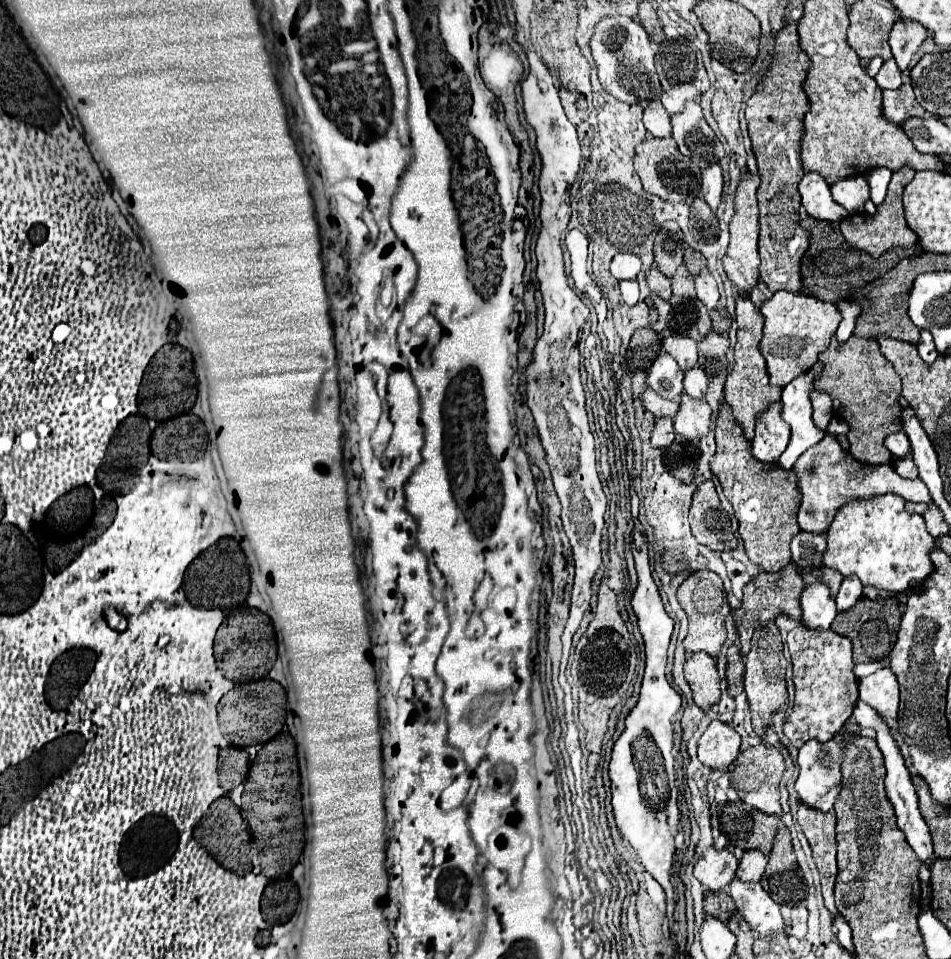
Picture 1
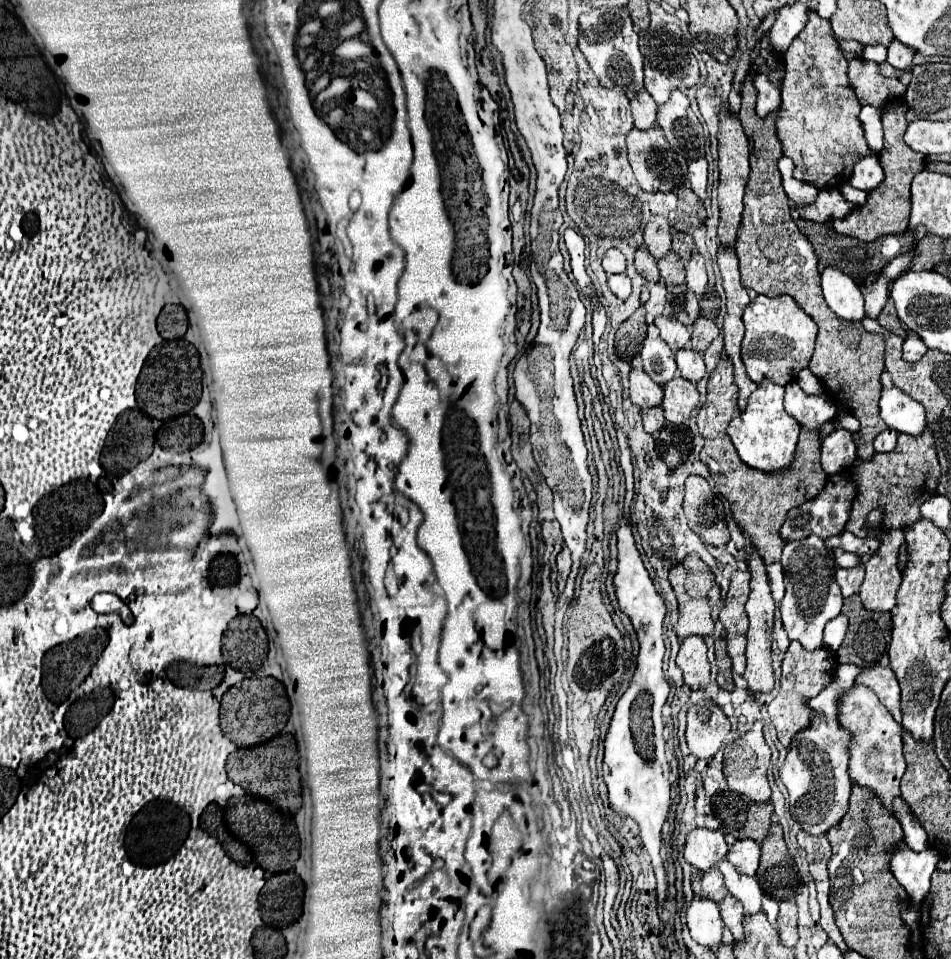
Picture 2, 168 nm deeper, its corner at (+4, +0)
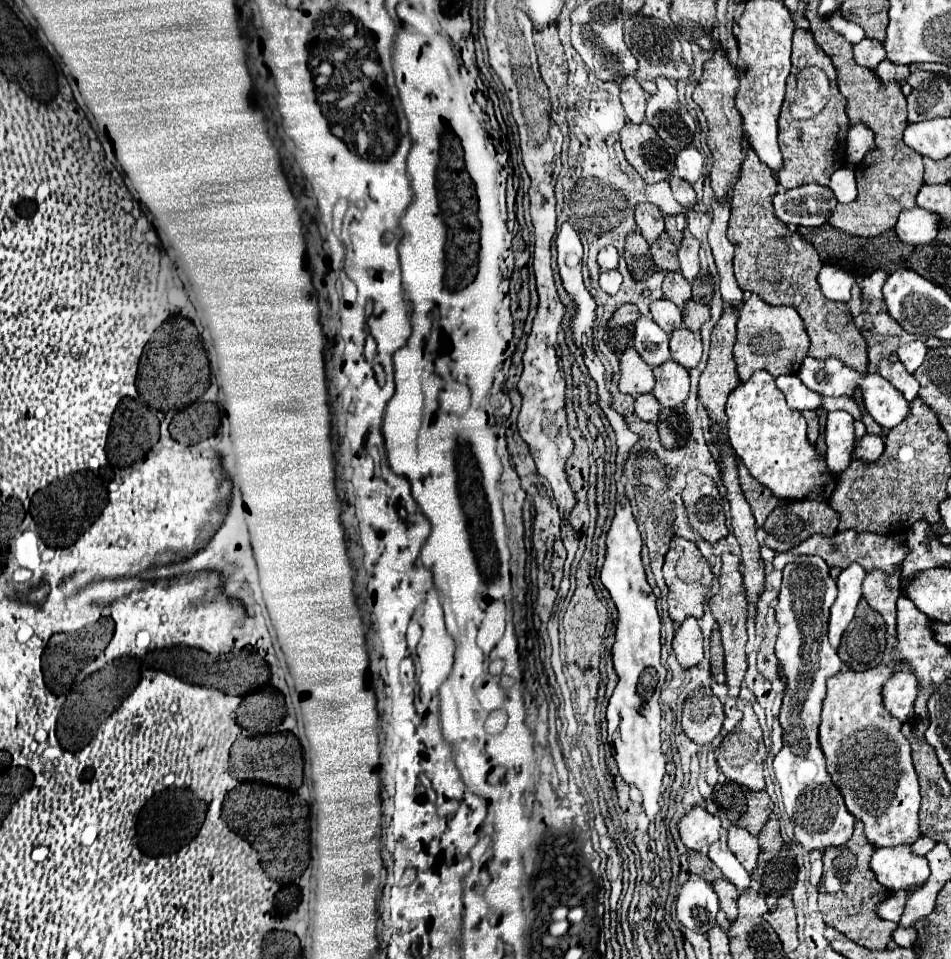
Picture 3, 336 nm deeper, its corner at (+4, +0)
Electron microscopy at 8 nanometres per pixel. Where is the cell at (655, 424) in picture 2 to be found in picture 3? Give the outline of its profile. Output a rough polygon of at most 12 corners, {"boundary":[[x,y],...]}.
{"boundary":[[652,393],[640,395],[634,411],[642,421],[658,423],[660,403]]}

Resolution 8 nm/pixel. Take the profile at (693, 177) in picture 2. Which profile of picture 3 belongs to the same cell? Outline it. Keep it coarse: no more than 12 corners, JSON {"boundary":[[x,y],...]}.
{"boundary":[[696,147],[676,155],[676,171],[694,185],[704,175],[704,157]]}

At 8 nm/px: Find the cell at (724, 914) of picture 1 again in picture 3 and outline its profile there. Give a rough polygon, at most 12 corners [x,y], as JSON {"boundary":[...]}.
{"boundary":[[690,851],[690,873],[708,883],[722,879],[722,871],[704,853]]}

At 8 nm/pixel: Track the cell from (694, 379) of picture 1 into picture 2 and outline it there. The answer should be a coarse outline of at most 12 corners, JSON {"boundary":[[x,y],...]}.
{"boundary":[[676,351],[680,375],[692,383],[706,373],[702,353]]}

